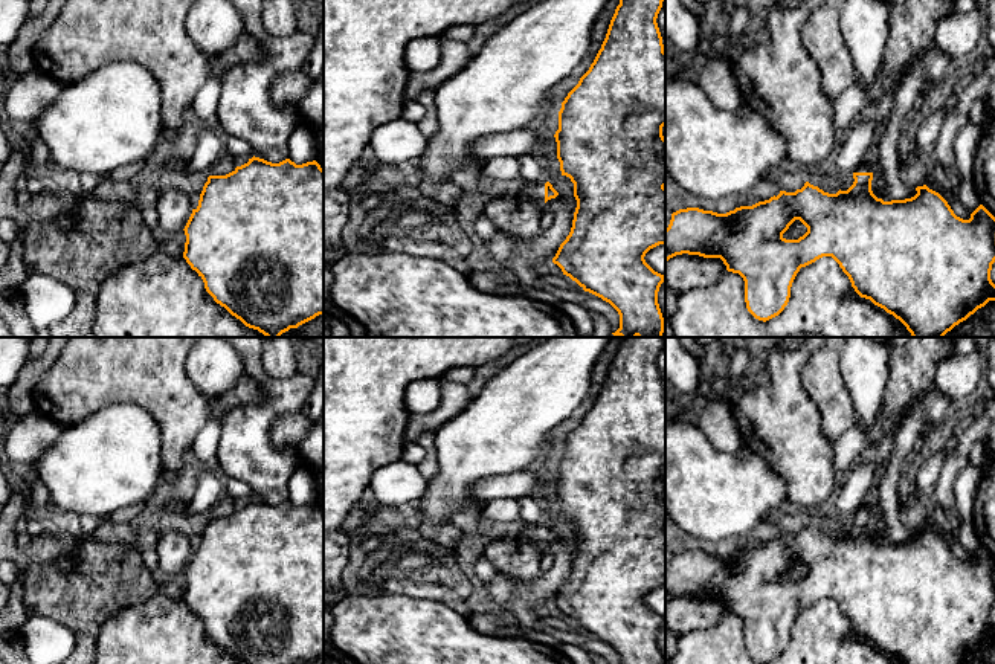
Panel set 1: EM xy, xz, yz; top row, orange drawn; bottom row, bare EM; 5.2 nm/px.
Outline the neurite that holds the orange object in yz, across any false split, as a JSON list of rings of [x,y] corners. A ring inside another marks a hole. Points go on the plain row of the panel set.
[[[868,501],[858,507],[853,521],[847,533],[839,531],[836,536],[824,534],[806,524],[795,534],[780,533],[777,539],[726,556],[699,550],[679,551],[671,556],[665,571],[665,603],[682,595],[720,600],[728,614],[743,620],[746,650],[763,664],[784,652],[800,611],[823,598],[832,598],[839,606],[861,640],[870,641],[900,664],[963,664],[989,643],[995,643],[995,626],[990,621],[995,604],[995,559],[983,546],[969,562],[963,562],[926,527],[917,528],[917,536],[911,540],[884,543],[871,533],[873,513]],[[795,562],[800,562],[807,574],[798,582],[786,582],[783,575]]]

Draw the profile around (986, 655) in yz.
[[[989,643],[963,664],[995,664],[995,643]]]

